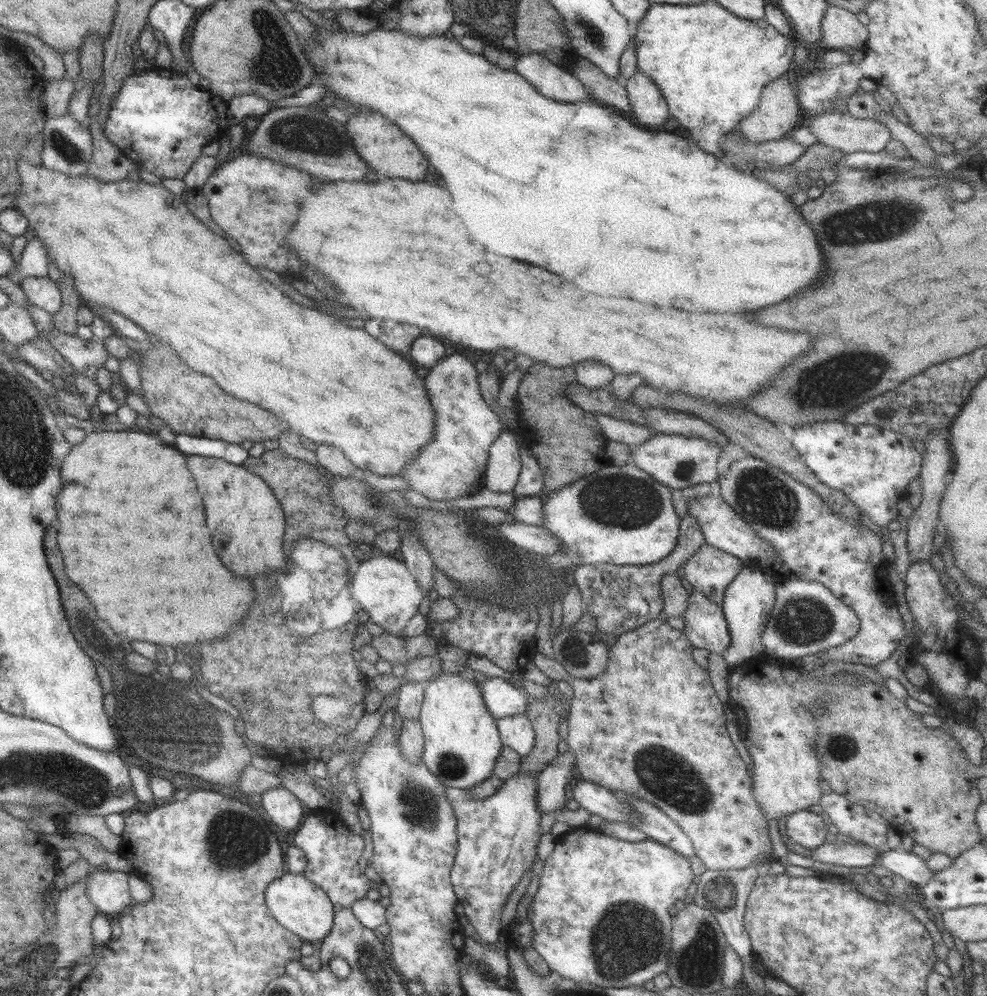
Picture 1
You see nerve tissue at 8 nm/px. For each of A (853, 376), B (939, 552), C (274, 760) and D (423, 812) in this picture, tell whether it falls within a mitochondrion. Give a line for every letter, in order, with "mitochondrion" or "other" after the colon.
A: mitochondrion
B: other
C: other
D: mitochondrion

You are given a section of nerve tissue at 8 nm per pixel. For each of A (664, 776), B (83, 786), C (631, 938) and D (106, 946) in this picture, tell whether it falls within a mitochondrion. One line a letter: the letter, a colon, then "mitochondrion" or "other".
A: mitochondrion
B: mitochondrion
C: mitochondrion
D: other

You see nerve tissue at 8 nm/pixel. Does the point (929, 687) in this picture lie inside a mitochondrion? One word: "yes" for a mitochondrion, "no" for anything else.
no

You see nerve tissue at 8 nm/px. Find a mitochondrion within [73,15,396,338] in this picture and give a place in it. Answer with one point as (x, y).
(294, 132)

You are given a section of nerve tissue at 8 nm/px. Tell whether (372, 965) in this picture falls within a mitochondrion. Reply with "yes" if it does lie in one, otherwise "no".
yes

